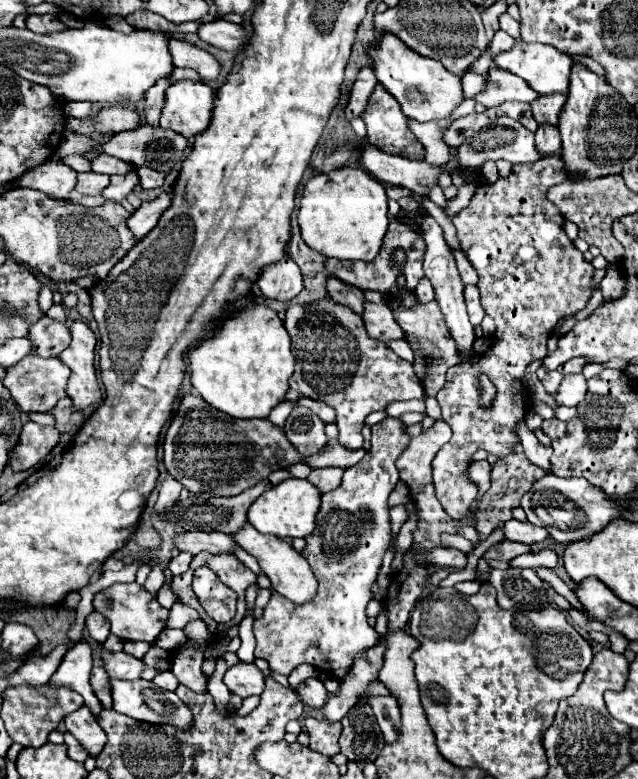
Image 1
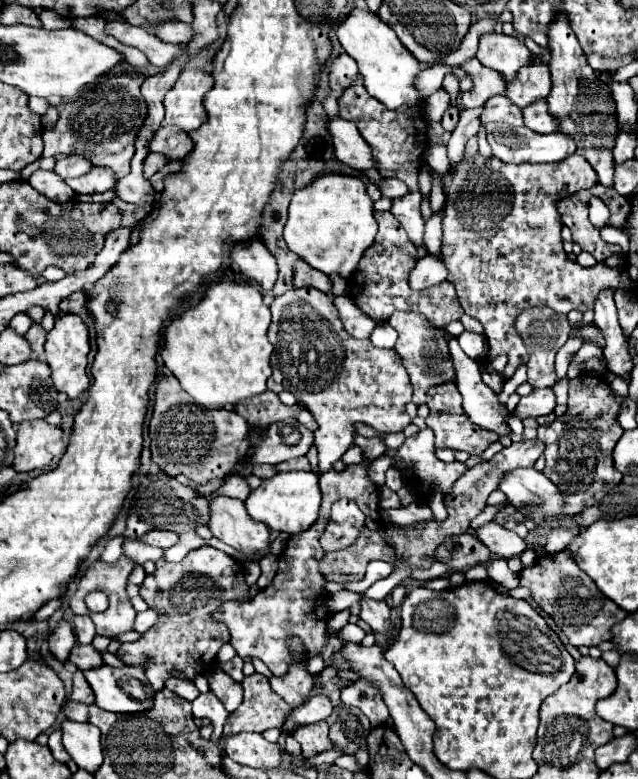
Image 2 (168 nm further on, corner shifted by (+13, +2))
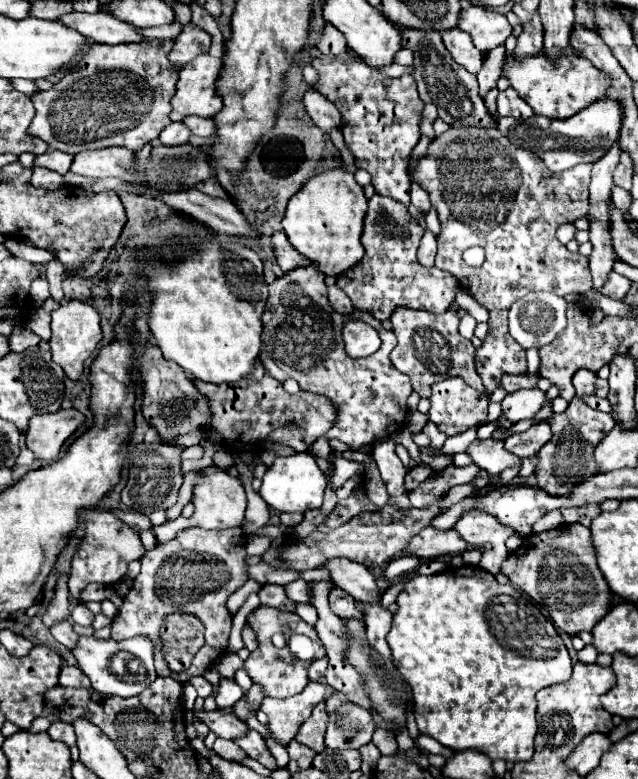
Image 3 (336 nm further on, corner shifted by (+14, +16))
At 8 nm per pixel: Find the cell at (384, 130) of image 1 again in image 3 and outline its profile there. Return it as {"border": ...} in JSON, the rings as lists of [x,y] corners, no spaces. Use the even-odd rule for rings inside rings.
{"border":[[[350,52],[340,56],[318,56],[312,66],[320,72],[318,92],[328,96],[328,100],[342,112],[346,122],[342,134],[356,156],[356,166],[372,174],[372,186],[380,196],[410,206],[408,160],[412,148],[420,140],[420,114],[424,110],[424,102],[416,96],[416,80],[408,74],[386,78]]]}

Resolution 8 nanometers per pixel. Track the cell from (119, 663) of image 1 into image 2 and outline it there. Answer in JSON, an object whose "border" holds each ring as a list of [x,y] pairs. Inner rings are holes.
{"border":[[[75,644],[75,646],[71,648],[69,662],[73,662],[79,670],[89,670],[89,668],[93,668],[93,666],[101,666],[101,664],[103,664],[103,658],[101,658],[101,654],[99,654],[93,646]]]}

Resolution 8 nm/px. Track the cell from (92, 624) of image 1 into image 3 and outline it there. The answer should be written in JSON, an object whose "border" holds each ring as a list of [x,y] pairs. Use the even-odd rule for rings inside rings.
{"border":[[[76,604],[76,608],[72,610],[72,620],[76,622],[76,624],[80,624],[80,626],[90,626],[92,624],[92,620],[94,620],[94,614],[84,606],[84,604]]]}

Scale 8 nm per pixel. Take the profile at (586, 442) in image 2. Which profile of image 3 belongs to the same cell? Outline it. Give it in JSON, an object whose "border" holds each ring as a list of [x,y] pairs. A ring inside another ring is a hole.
{"border":[[[578,370],[572,376],[572,384],[576,388],[574,400],[568,404],[566,412],[552,414],[546,420],[552,426],[552,440],[548,440],[542,446],[542,450],[538,452],[540,464],[536,468],[536,480],[538,480],[538,486],[552,496],[566,496],[566,494],[572,492],[572,488],[576,484],[580,484],[580,480],[586,480],[588,476],[598,474],[596,460],[594,460],[596,444],[600,444],[600,440],[604,440],[604,436],[614,428],[616,422],[612,420],[612,414],[594,410],[582,400],[584,396],[594,394],[596,378],[598,376],[590,370]]]}

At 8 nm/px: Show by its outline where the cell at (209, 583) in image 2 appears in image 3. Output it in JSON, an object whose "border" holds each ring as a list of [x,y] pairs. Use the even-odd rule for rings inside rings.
{"border":[[[186,528],[176,534],[174,540],[166,544],[158,544],[152,552],[142,556],[142,572],[134,580],[132,590],[124,598],[116,620],[112,622],[112,638],[126,640],[138,634],[146,634],[154,640],[154,660],[158,676],[172,676],[168,662],[162,654],[160,644],[160,624],[168,614],[184,612],[196,616],[204,624],[204,646],[196,652],[192,666],[180,674],[174,674],[180,682],[186,682],[188,676],[198,676],[210,666],[214,666],[220,656],[228,648],[228,634],[232,628],[232,616],[226,608],[228,596],[238,590],[248,580],[248,564],[246,564],[246,536],[242,528],[232,530],[202,530],[202,528]]]}

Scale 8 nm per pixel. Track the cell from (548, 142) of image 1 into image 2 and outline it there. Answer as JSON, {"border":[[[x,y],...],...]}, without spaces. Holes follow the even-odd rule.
{"border":[[[537,100],[523,110],[525,126],[539,132],[539,134],[549,134],[557,130],[557,120],[549,114],[547,110],[547,100]]]}

